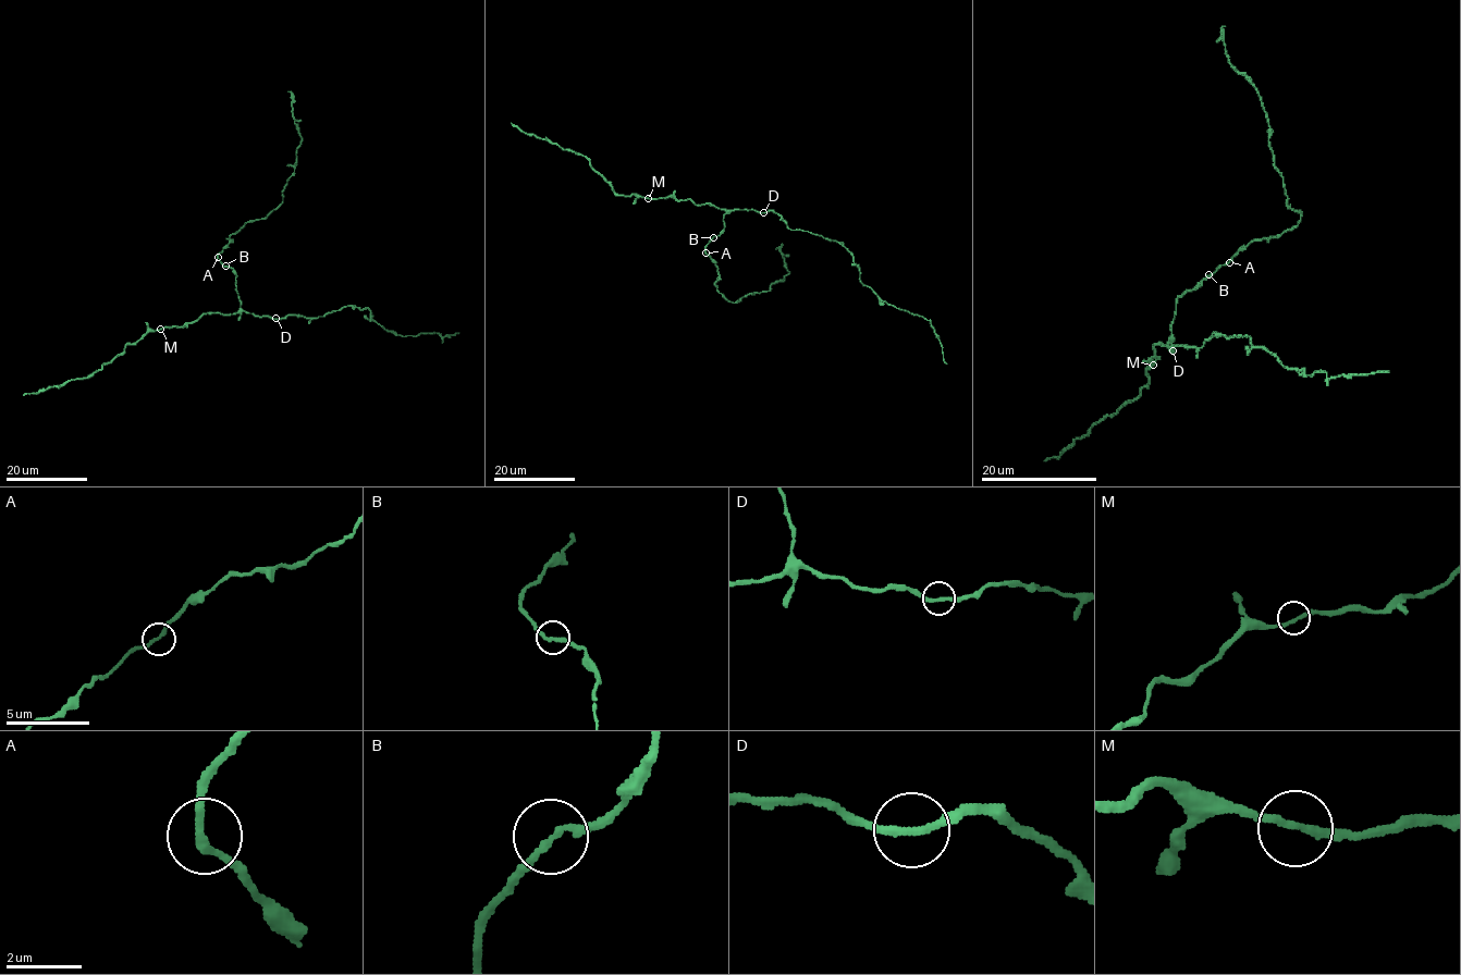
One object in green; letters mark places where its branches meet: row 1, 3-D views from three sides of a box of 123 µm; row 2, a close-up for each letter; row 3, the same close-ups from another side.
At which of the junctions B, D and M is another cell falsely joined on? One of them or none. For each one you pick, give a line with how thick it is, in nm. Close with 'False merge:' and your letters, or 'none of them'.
False merge: none of them

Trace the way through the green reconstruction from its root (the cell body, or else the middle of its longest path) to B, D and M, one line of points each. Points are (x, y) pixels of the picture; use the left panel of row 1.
B: (241, 300), (236, 273), (225, 266)
D: (241, 300), (243, 310), (275, 318)
M: (241, 300), (241, 309), (232, 315), (204, 313), (185, 325), (160, 329)

